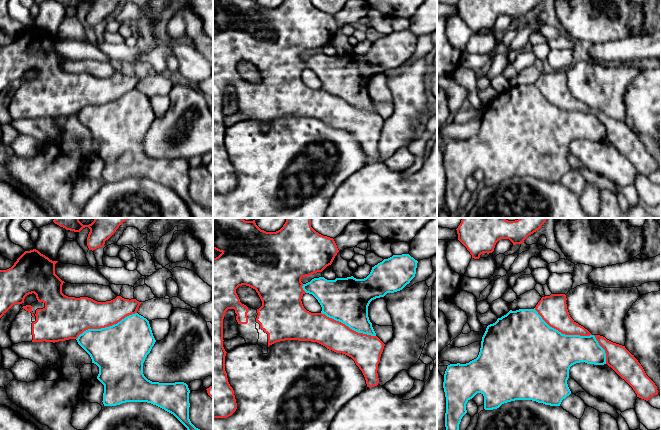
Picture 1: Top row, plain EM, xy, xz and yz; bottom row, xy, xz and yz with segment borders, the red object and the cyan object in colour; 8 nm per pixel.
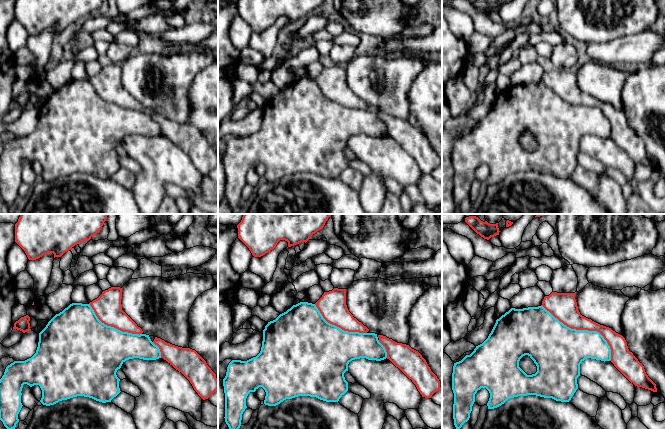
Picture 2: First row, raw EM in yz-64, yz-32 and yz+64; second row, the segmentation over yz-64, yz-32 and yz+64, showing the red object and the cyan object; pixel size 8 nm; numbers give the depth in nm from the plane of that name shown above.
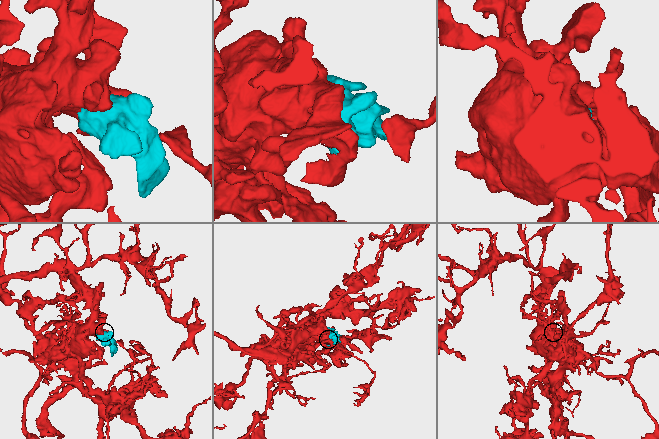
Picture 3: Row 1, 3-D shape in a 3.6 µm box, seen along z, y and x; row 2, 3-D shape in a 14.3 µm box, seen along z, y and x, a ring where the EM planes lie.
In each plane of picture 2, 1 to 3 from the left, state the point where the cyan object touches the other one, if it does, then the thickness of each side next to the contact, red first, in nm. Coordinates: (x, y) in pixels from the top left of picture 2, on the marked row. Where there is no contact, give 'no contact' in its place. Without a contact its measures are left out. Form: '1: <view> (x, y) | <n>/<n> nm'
1: yz-64 (112, 326) | 220/460 nm
2: yz-32 (338, 326) | 220/480 nm
3: yz+64 (583, 329) | 220/400 nm

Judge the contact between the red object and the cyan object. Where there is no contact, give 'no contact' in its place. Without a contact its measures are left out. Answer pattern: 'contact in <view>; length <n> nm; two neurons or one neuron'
contact in xy; length 550 nm; one neuron

